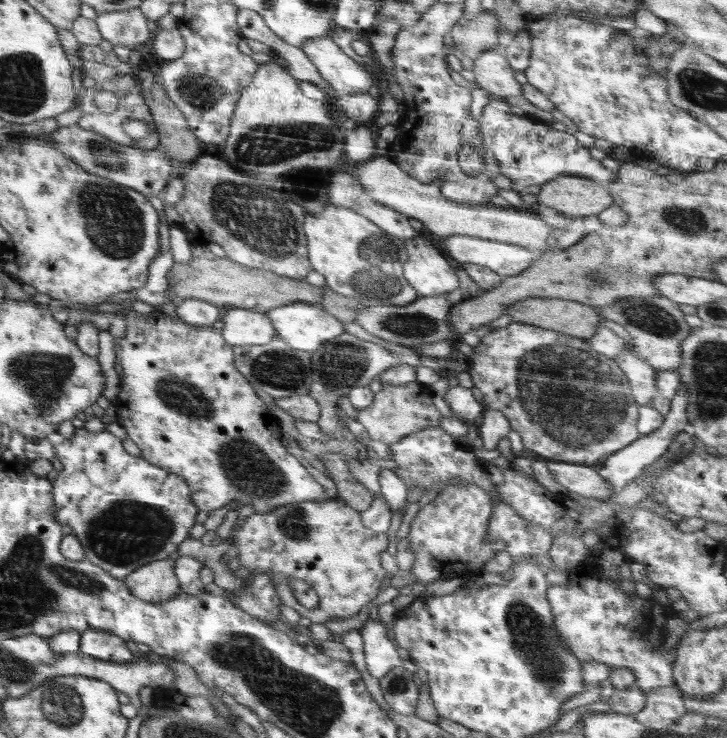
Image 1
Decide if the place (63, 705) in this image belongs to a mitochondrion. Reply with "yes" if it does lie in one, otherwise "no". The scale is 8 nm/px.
yes

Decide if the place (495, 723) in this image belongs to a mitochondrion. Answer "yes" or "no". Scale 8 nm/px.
no

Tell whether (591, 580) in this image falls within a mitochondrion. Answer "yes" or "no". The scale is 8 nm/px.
no

